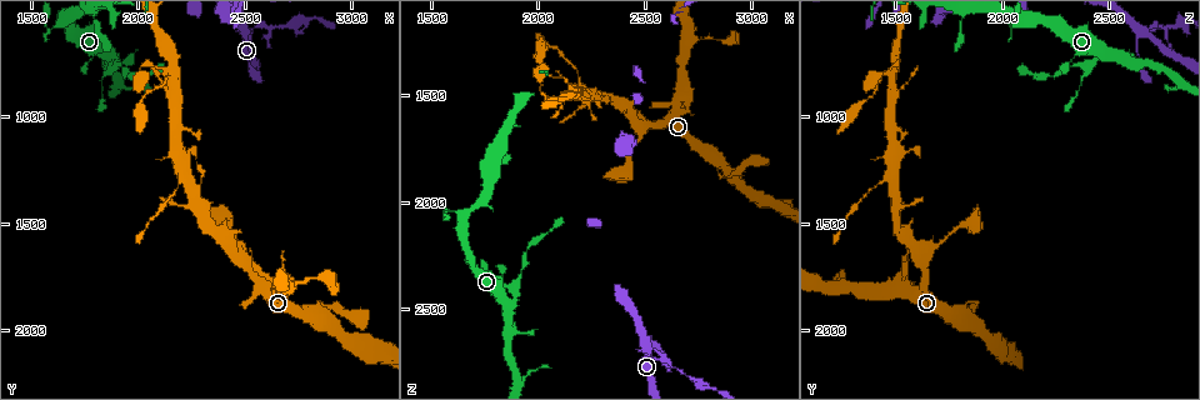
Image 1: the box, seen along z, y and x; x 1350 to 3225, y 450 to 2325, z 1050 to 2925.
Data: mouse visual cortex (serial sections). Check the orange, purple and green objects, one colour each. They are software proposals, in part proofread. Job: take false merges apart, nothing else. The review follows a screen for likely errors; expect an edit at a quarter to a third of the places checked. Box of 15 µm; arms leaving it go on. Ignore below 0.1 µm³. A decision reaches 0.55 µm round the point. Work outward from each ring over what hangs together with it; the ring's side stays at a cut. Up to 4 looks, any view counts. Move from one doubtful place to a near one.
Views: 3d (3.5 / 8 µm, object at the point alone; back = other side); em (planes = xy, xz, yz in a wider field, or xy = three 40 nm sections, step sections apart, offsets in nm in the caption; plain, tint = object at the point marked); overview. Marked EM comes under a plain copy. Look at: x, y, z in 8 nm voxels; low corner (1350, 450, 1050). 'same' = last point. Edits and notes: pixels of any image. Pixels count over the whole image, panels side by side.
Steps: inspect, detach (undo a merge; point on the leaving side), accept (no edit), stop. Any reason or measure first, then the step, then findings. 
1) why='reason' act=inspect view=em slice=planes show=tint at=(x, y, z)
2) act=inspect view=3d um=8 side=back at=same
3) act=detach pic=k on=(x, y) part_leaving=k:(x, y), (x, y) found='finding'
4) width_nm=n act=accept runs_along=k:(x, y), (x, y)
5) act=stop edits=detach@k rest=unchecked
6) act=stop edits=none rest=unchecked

why='two arms in line, one across' act=inspect view=3d um=8 at=(2550, 580, 2700)

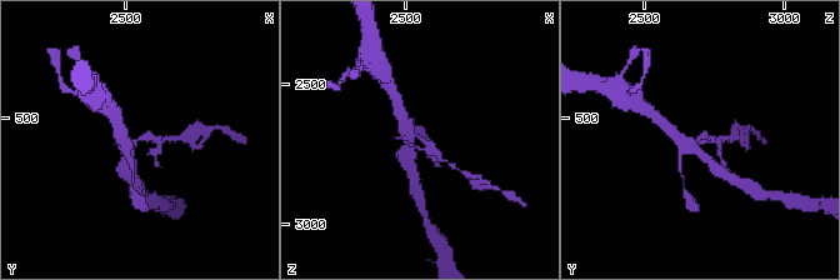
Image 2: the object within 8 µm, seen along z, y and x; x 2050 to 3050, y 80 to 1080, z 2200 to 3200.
why='shape alone is not enough' act=inspect view=em slice=xy step=5 show=tint at=(2560, 570, 2700)

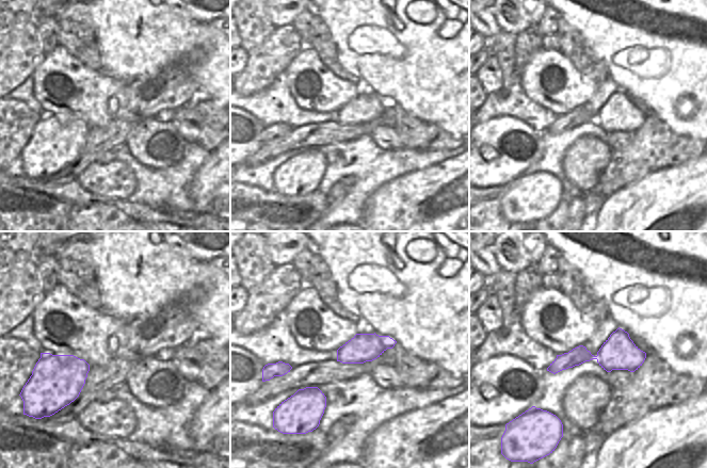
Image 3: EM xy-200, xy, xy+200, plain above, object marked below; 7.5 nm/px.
act=detach pic=2 on=(725, 138) part_leaving=2:(708, 138), (736, 138), (738, 134) found='a second cell is stuck on'

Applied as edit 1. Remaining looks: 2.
why='looks like a crossing' act=inspect view=3d um=3.5 at=(2170, 800, 1470)

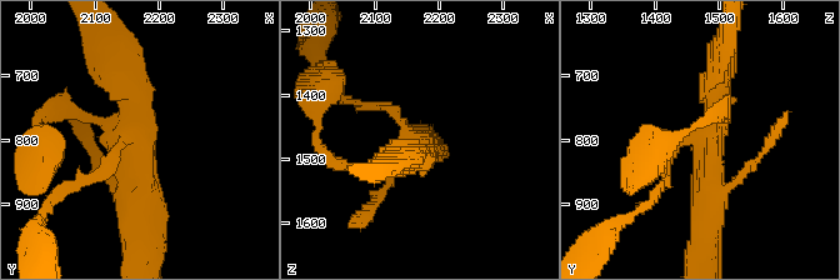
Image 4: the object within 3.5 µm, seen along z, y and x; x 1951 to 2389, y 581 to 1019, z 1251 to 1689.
arms=4 arm_widths_nm=100,150,350,400 why='need the tissue' act=inspect view=em slice=xy step=3 show=tint at=(2165, 805, 1480)

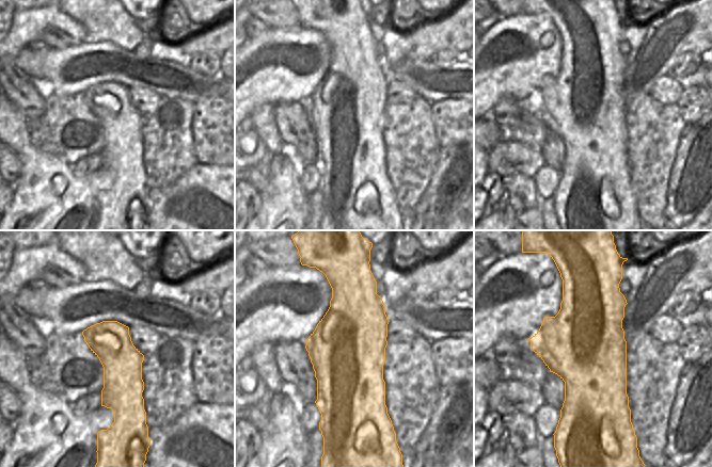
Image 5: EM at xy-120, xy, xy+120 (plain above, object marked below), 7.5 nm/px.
act=accept runs_along=4:(139, 229), (135, 86), (120, 64) found='one cell here'

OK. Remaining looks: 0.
act=stop edits=detach@2 rest=unchecked

